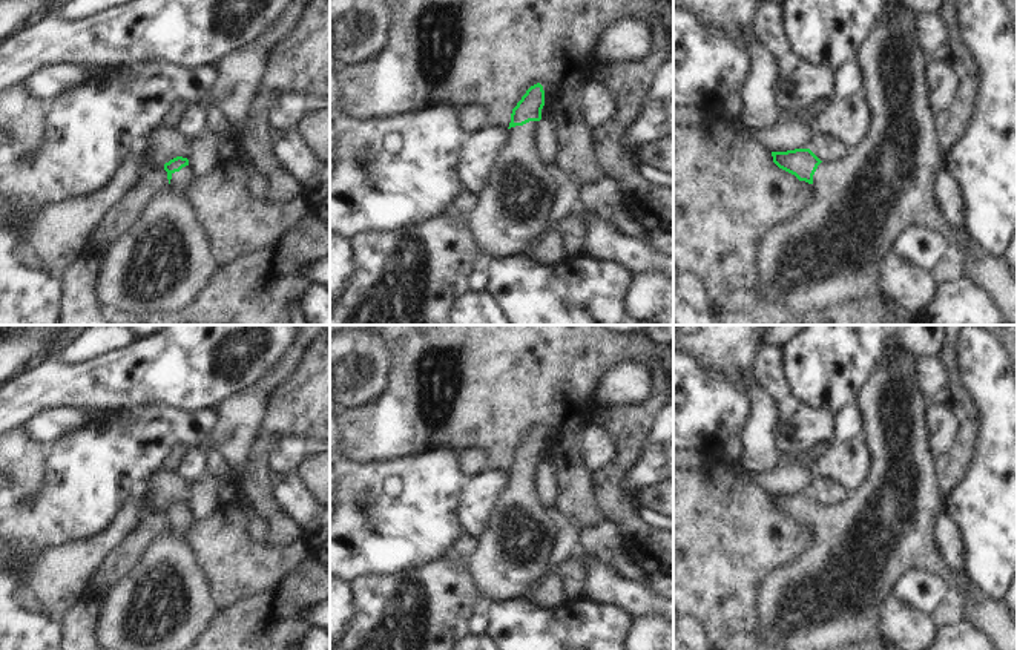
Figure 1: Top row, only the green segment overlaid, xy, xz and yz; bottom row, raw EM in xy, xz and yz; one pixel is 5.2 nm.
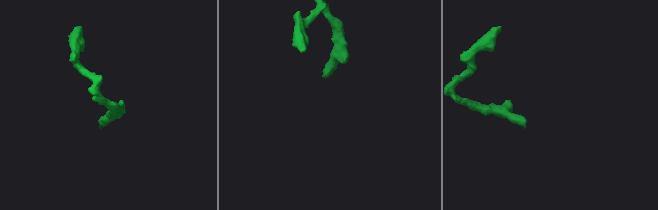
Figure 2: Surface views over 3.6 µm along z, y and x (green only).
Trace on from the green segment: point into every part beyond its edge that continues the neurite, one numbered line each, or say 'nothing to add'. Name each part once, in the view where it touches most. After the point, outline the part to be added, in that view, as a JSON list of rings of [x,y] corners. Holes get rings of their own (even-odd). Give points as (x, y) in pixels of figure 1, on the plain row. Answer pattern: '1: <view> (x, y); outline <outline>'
1: xy (163, 603); outline [[[186,510],[172,517],[170,532],[153,540],[140,563],[103,593],[94,633],[97,644],[106,650],[190,650],[202,633],[212,625],[218,613],[212,612],[212,598],[195,552],[187,541],[189,517]]]

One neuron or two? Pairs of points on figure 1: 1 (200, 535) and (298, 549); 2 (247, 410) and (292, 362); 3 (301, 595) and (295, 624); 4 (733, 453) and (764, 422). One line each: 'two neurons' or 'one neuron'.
1: one neuron
2: one neuron
3: one neuron
4: two neurons

